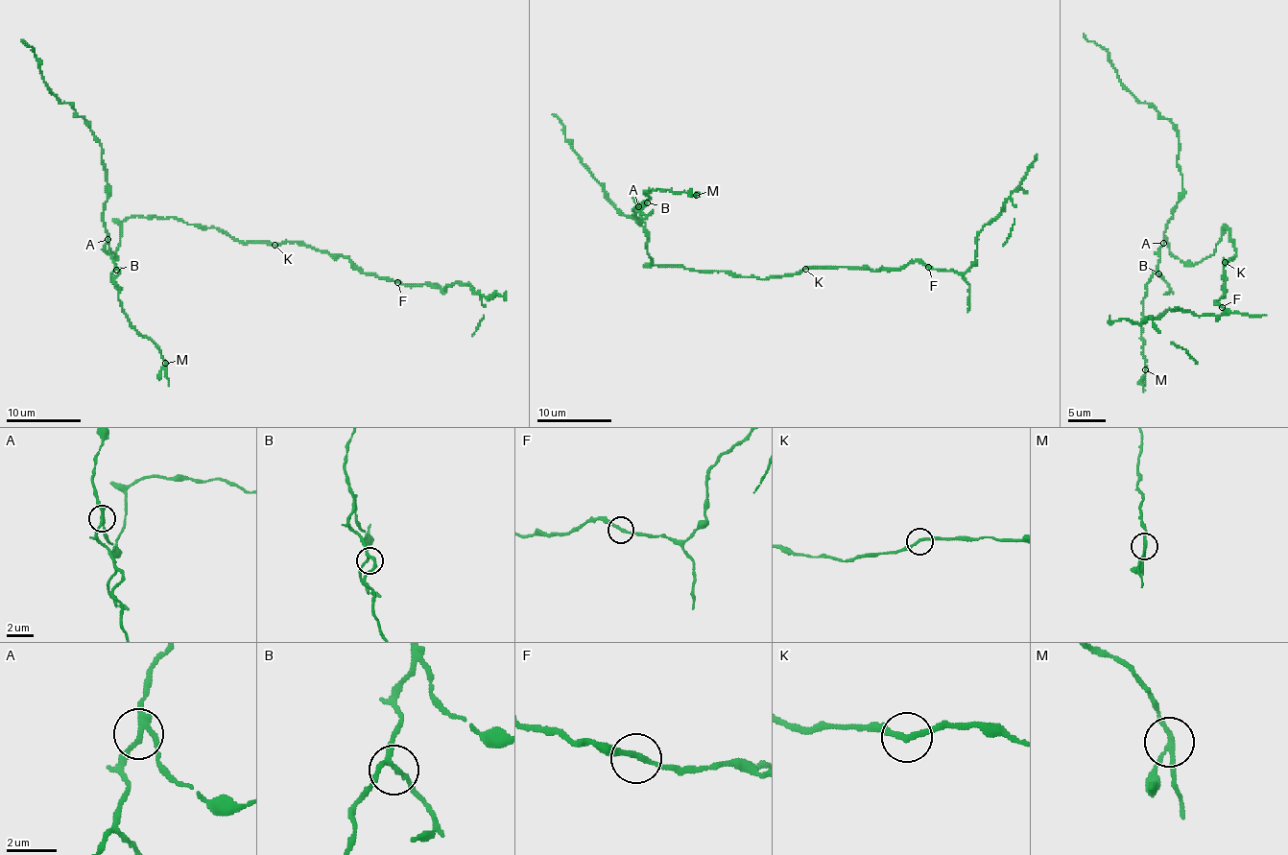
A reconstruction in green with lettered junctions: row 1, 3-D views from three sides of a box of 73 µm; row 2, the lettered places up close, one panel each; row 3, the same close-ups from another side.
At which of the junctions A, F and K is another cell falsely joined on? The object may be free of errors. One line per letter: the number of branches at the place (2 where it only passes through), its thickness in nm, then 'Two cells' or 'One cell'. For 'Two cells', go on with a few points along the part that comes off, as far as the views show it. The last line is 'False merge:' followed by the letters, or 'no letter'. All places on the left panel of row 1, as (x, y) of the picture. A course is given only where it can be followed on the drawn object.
A: Branches: 3. Thickness 200 nm. Two cells. Course of the part to remove: (107, 239), (105, 250), (118, 270), (114, 281), (118, 300), (128, 320), (159, 350), (168, 386)
F: Branches: 2. Thickness 200 nm. One cell
K: Branches: 2. Thickness 200 nm. One cell
False merge: A

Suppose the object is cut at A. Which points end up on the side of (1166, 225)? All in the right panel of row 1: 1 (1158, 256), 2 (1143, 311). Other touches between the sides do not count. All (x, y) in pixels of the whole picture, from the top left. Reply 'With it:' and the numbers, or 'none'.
With it: none

